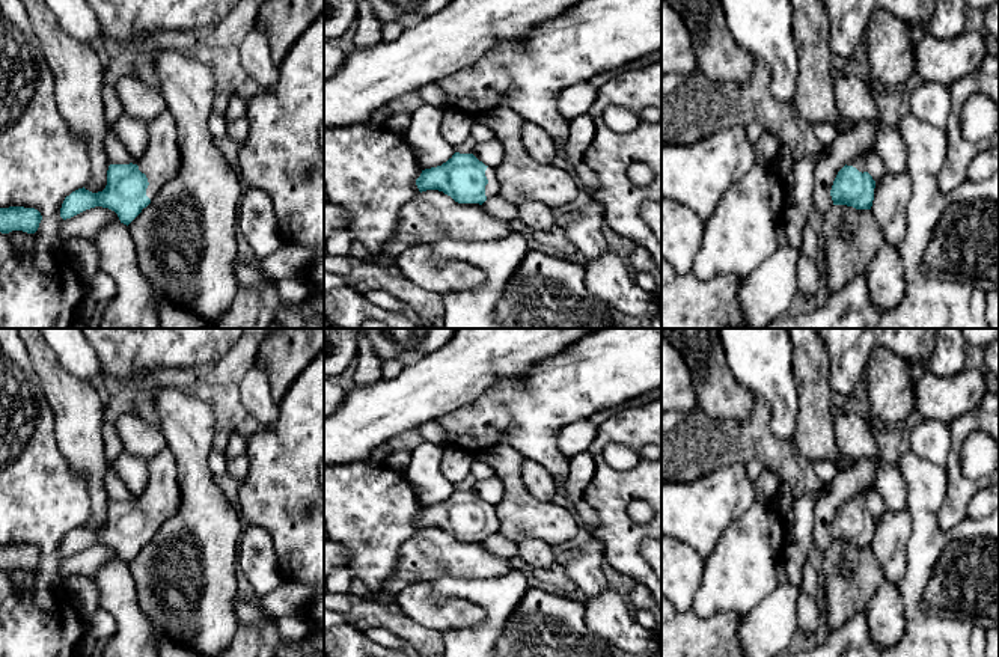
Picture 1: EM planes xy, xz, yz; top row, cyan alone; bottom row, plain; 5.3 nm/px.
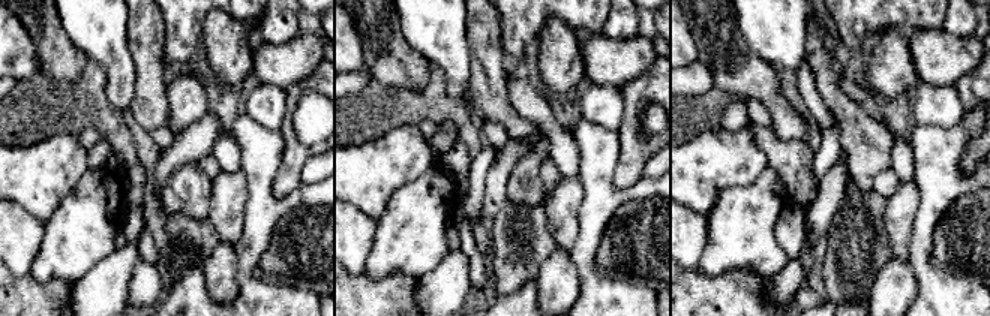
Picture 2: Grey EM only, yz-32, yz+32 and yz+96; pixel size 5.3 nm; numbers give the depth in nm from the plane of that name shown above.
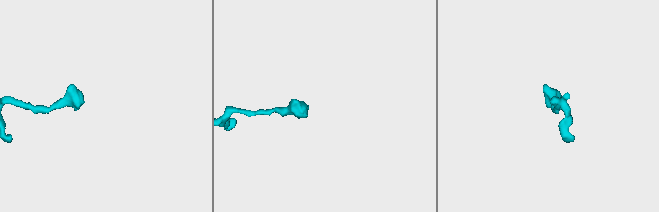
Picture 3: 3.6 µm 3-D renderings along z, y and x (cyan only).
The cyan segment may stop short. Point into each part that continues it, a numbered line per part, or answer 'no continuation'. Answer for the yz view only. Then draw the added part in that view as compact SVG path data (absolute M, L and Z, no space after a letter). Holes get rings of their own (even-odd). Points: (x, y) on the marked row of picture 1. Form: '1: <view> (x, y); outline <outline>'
1: yz (859, 161); outline M866 154L863 155L857 155L856 158L853 158L851 161L847 163L847 166L853 166L856 167L859 172L868 172L866 170Z

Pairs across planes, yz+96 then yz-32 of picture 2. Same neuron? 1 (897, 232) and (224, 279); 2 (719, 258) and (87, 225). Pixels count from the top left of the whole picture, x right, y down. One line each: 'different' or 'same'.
1: different
2: same

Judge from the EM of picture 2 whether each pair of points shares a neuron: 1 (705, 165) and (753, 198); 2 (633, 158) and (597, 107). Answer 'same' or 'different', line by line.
1: different
2: different

